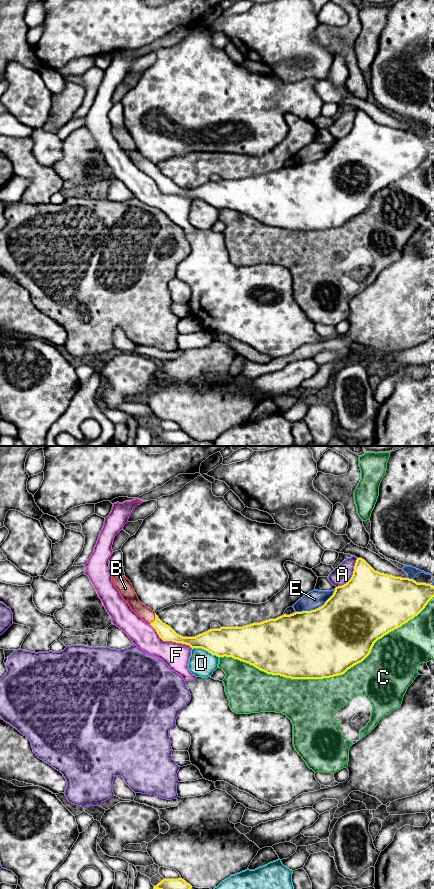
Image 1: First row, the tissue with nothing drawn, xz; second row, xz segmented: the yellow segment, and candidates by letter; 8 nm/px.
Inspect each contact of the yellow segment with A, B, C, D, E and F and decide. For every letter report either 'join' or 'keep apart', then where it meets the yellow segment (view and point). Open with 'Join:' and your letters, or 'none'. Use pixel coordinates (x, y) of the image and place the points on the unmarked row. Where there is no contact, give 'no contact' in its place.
Join: B
A: keep apart; meets yellow in xz at (352, 127)
B: join; meets yellow in xz at (155, 171)
C: keep apart; meets yellow in xz at (329, 229)
D: keep apart; meets yellow in xz at (205, 201)
E: keep apart; meets yellow in xz at (317, 160)
F: keep apart; meets yellow in xz at (170, 192)

